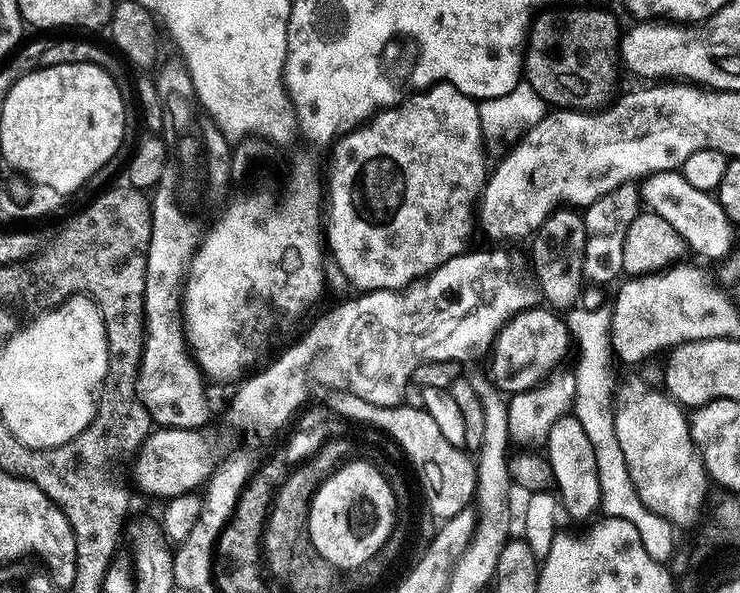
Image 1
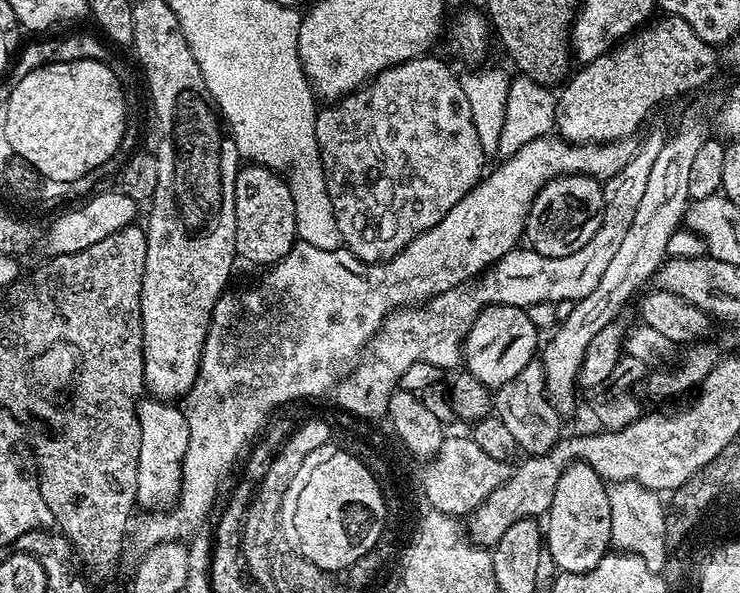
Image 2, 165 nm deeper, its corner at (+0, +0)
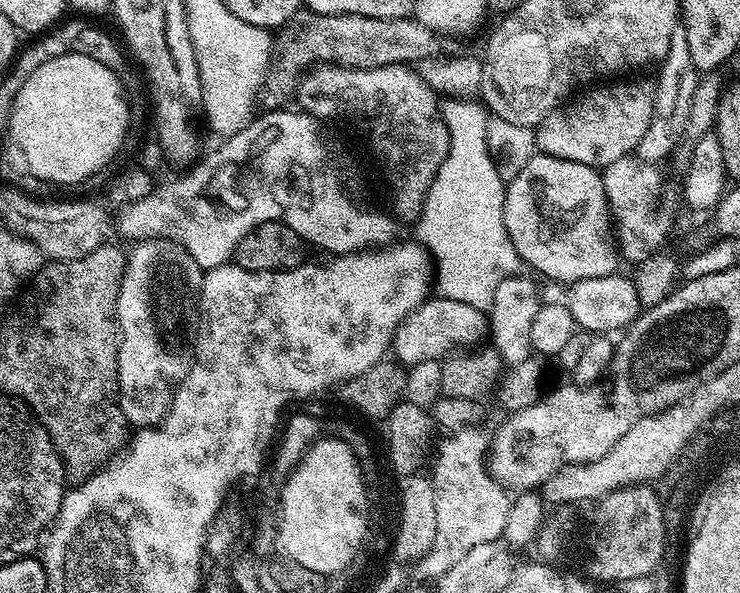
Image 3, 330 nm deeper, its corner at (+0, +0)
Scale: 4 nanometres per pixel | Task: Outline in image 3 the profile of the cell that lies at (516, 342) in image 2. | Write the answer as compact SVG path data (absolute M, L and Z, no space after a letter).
M429 298L419 304L396 328L394 356L399 363L411 366L423 360L440 360L461 350L472 350L489 339L489 317L464 302Z

